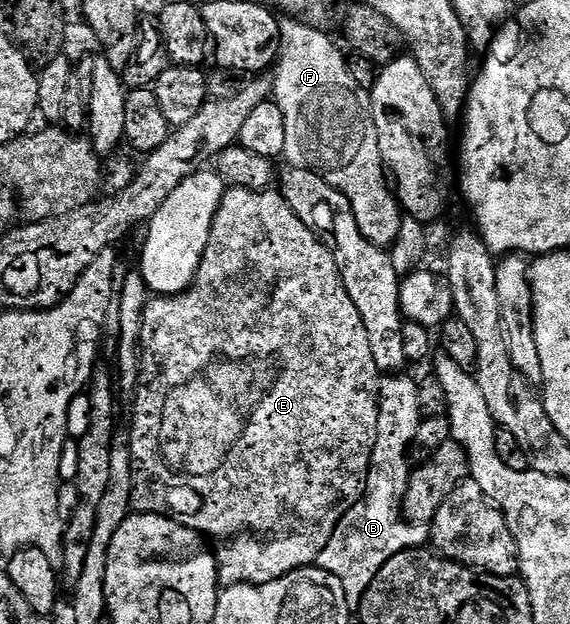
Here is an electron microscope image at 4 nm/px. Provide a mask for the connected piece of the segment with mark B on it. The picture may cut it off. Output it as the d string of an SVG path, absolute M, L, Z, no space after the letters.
M391 373L379 385L379 416L377 417L377 441L373 445L371 467L367 470L367 482L363 488L363 497L358 499L345 513L345 517L337 525L333 537L325 545L317 560L318 566L333 573L337 581L341 581L341 589L345 589L345 604L348 608L358 608L361 597L365 597L365 589L373 585L373 577L397 553L419 549L428 542L429 527L425 523L408 523L403 517L403 498L407 492L407 479L411 476L409 464L411 442L417 433L421 422L419 406L417 405L418 382L410 379L407 373Z

